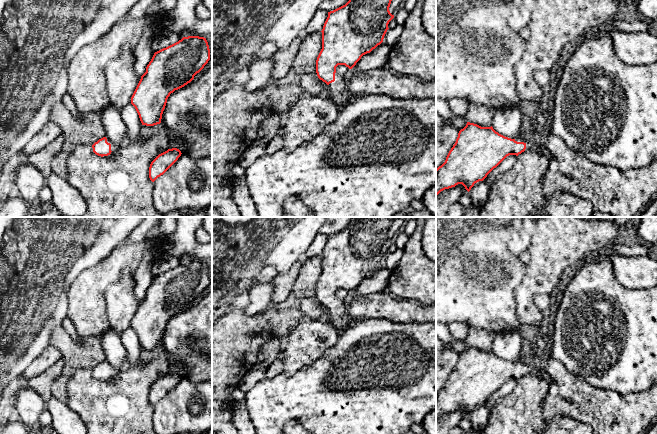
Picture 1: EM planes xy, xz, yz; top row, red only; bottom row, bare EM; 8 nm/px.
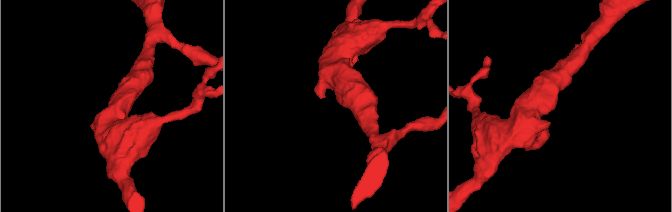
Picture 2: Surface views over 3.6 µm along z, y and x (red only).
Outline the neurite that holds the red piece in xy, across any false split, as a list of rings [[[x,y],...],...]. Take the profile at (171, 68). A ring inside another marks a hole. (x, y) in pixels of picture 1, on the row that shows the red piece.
[[[199,36],[183,37],[178,42],[155,52],[131,97],[131,104],[135,107],[142,125],[160,124],[170,94],[190,83],[209,60],[208,42],[206,38]]]

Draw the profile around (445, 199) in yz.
[[[462,184],[445,189],[436,196],[436,217],[447,217],[450,207],[468,191]]]

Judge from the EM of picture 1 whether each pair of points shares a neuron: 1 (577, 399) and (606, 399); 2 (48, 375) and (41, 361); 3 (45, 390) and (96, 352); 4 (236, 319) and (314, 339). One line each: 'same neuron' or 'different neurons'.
1: same neuron
2: different neurons
3: different neurons
4: different neurons

